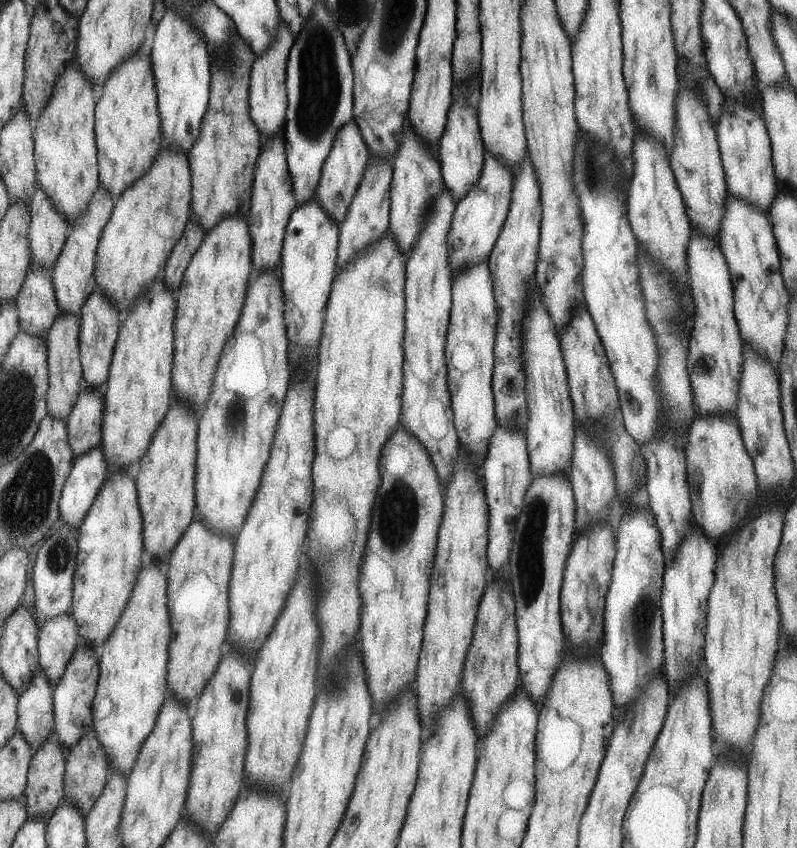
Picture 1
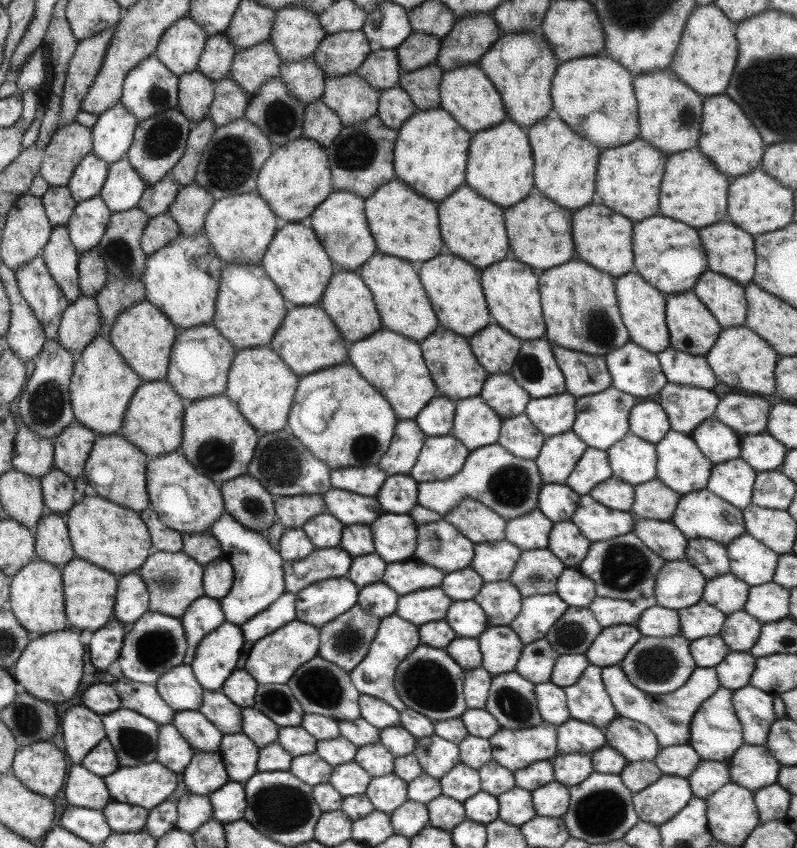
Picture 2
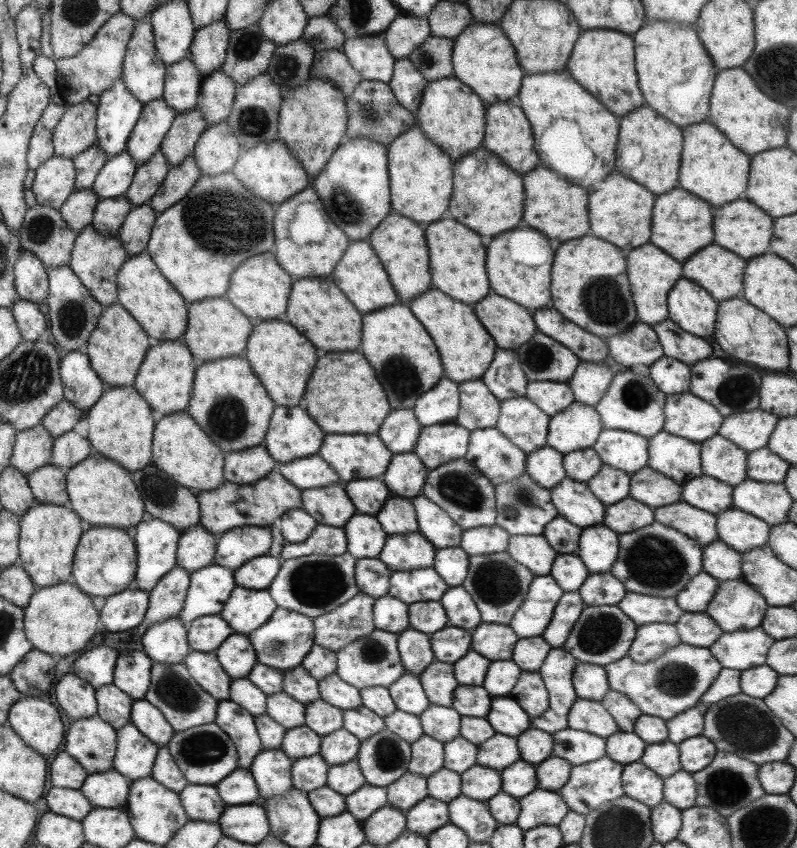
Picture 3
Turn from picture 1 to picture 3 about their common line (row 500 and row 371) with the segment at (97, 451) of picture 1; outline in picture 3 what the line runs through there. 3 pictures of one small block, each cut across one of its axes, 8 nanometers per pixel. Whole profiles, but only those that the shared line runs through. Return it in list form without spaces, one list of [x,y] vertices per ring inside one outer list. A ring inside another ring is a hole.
[[[81,352],[65,353],[58,364],[63,399],[84,411],[93,406],[106,386],[91,370],[87,355]]]

